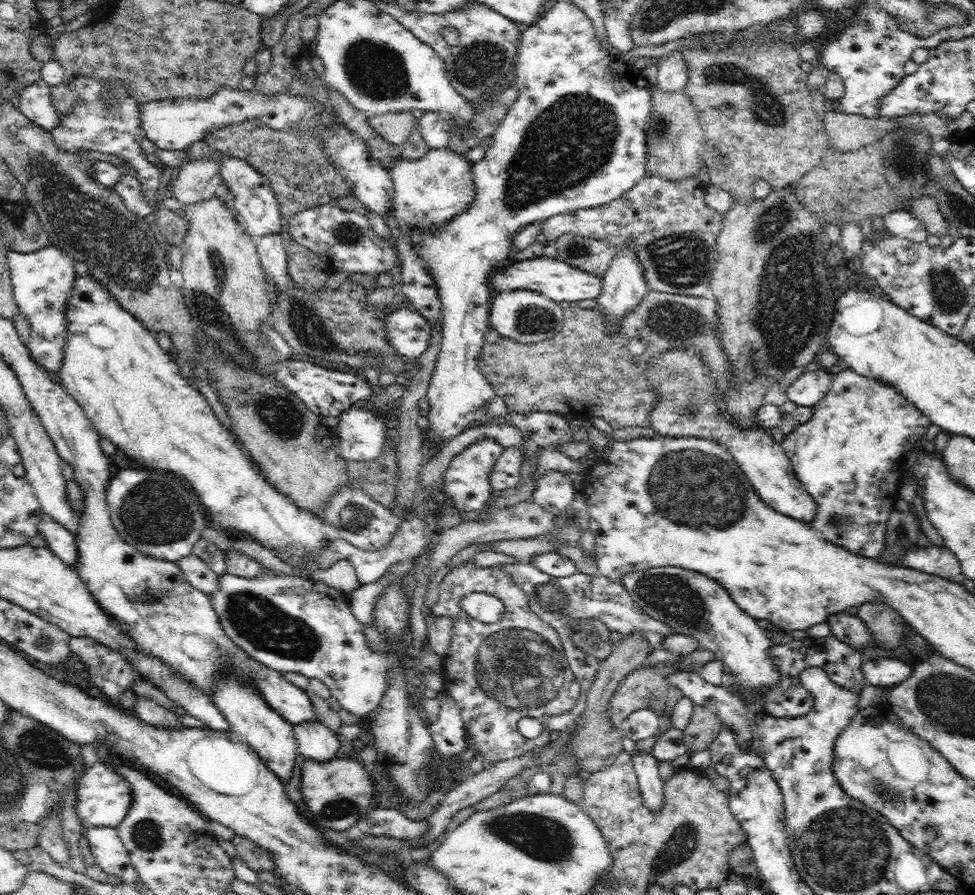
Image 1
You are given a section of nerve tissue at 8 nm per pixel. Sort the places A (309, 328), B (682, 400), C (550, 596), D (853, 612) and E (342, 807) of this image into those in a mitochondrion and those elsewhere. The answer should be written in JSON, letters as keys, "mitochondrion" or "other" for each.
{"A":"mitochondrion","B":"mitochondrion","C":"mitochondrion","D":"other","E":"mitochondrion"}

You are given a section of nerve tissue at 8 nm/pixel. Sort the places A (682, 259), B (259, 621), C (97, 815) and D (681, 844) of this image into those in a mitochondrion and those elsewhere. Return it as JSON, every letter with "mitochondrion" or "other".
{"A":"mitochondrion","B":"mitochondrion","C":"other","D":"mitochondrion"}

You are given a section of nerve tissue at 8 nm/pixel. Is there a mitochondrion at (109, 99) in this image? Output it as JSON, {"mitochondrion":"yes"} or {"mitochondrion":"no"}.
{"mitochondrion":"yes"}

